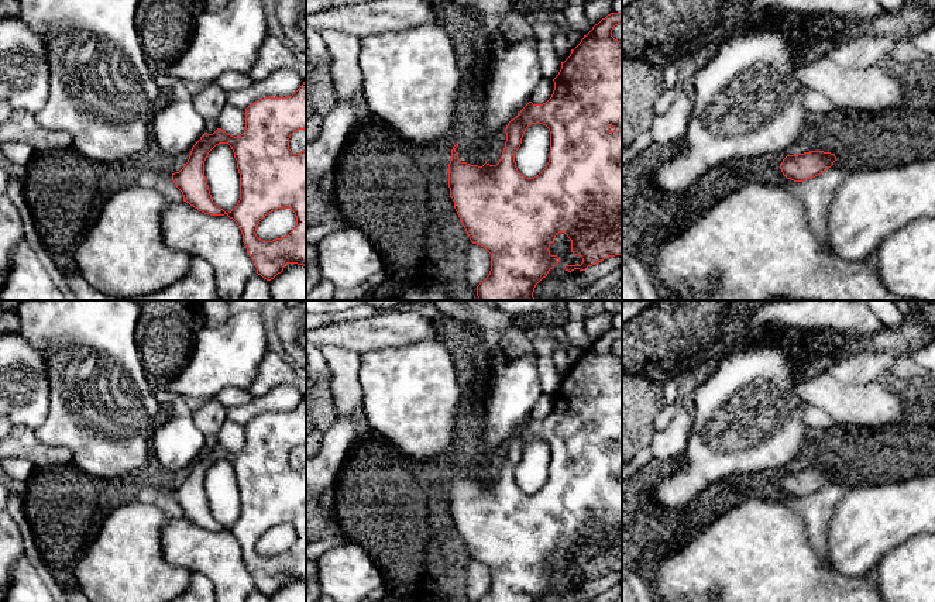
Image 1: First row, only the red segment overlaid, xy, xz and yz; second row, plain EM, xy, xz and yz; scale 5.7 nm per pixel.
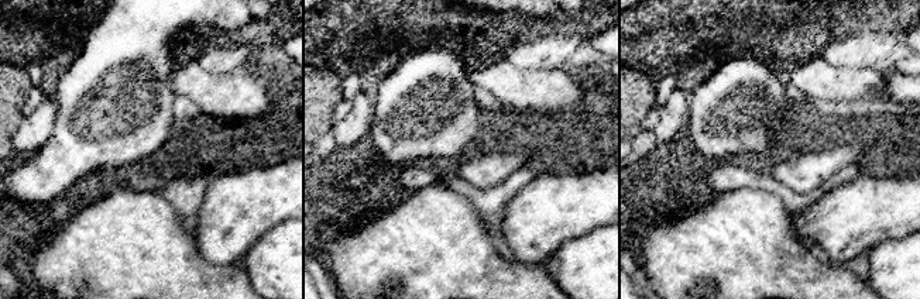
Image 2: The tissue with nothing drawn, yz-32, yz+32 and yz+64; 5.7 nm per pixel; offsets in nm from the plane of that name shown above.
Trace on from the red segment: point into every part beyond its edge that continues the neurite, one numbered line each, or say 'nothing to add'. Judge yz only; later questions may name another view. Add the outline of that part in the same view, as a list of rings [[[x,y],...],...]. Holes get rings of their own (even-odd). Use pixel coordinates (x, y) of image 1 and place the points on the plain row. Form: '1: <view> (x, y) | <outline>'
nothing to add

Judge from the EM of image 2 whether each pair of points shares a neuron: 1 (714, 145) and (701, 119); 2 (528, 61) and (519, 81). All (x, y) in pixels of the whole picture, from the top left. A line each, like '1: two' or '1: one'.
1: one
2: two

